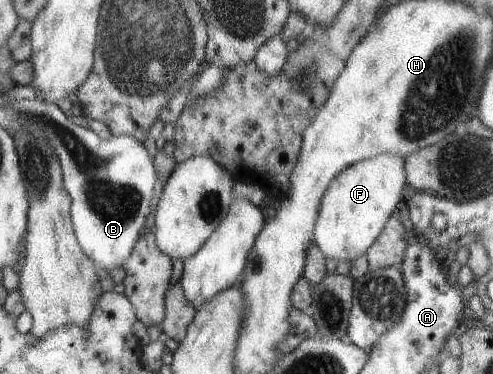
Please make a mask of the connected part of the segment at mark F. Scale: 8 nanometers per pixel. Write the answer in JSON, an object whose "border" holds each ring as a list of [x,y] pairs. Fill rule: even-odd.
{"border":[[[389,152],[361,160],[337,174],[321,198],[313,226],[313,241],[323,256],[335,262],[347,262],[366,254],[389,217],[397,214],[397,204],[406,180],[401,158]]]}

